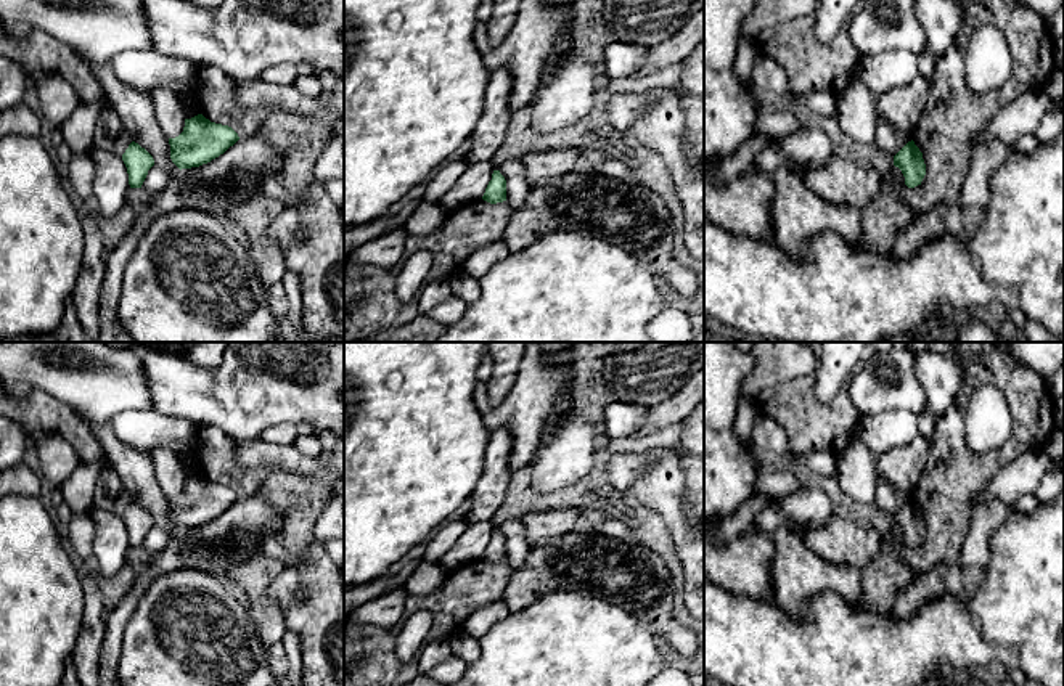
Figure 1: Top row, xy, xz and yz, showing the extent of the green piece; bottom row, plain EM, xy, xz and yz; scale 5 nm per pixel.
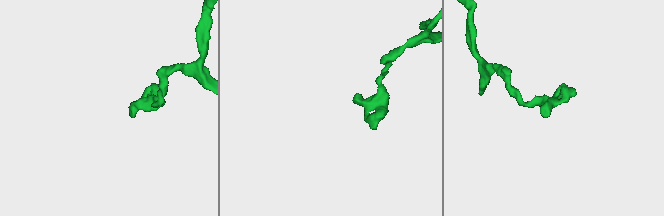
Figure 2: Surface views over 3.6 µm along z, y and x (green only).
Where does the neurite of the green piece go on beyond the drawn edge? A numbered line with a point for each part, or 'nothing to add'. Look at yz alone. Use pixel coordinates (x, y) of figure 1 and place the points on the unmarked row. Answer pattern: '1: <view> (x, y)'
nothing to add

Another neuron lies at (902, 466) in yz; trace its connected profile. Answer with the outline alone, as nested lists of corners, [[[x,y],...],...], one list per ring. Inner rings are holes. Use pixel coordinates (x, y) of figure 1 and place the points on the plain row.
[[[918,434],[908,445],[890,448],[876,458],[876,476],[889,480],[902,493],[913,493],[929,458],[931,440]]]

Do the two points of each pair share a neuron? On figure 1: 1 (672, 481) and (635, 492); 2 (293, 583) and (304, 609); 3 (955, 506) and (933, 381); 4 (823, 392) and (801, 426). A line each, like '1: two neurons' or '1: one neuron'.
1: one neuron
2: one neuron
3: two neurons
4: two neurons

